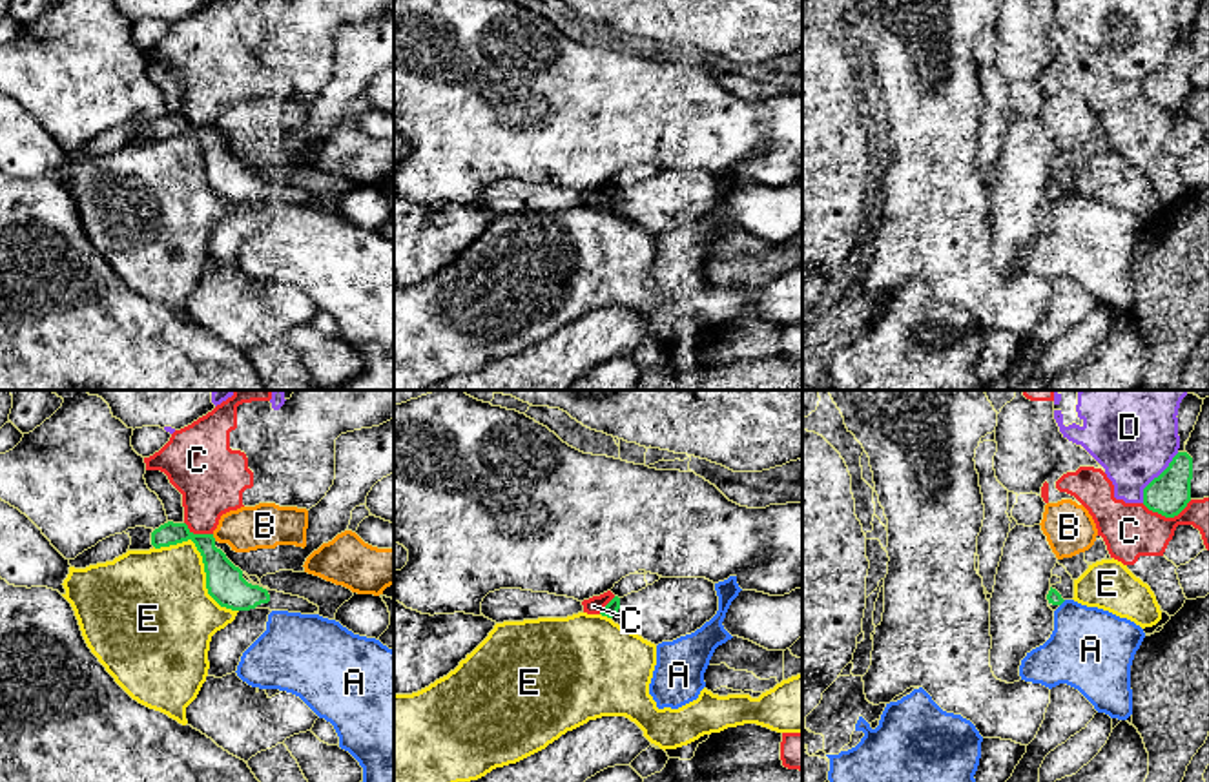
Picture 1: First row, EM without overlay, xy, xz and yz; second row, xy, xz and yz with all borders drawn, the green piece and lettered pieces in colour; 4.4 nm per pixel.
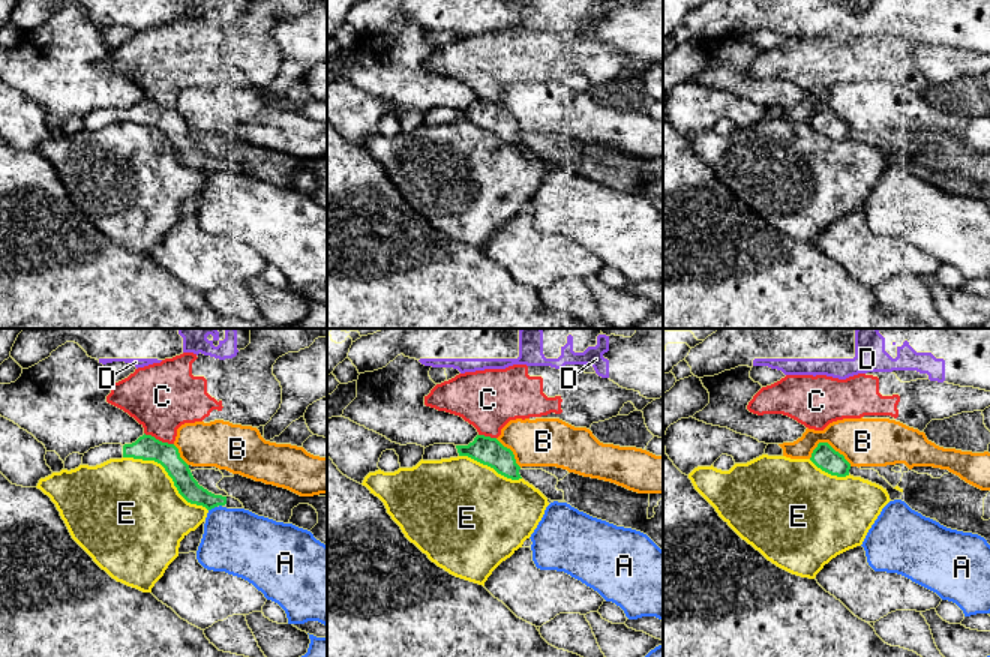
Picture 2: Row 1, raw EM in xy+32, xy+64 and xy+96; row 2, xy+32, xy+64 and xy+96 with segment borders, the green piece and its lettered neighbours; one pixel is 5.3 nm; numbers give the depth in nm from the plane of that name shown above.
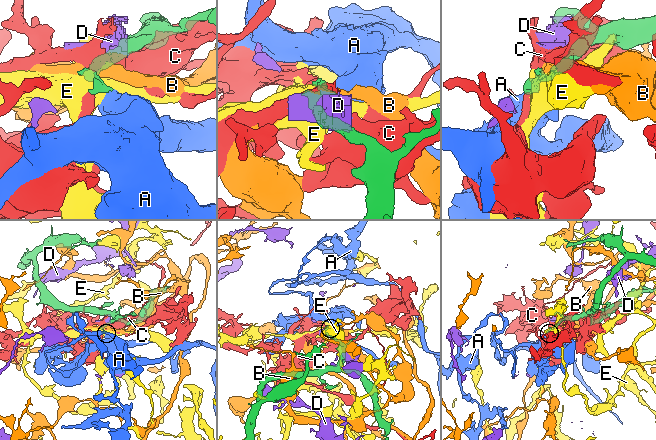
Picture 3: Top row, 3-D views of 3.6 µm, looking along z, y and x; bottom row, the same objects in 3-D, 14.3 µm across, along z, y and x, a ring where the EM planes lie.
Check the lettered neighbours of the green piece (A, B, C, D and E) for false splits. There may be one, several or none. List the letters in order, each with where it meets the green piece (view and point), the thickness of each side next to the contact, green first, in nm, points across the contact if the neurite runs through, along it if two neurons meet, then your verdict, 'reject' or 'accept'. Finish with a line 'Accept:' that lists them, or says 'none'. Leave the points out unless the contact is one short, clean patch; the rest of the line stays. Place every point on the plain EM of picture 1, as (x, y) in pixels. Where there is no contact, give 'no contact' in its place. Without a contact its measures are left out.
A: meets green in yz at (1062, 194); 60 nm thick on the green side, 360 nm on the other; border along yz (1065, 192), (1060, 197); reject
B: meets green in xy at (214, 130); 170 nm thick on the green side, 200 nm on the other; border along xy (212, 126), (216, 132); reject
C: meets green in yz at (1166, 108); 190 nm thick on the green side, 240 nm on the other; reject
D: meets green in yz at (1155, 70); 190 nm thick on the green side, 340 nm on the other; reject
E: meets green in xy at (203, 154); 170 nm thick on the green side, 420 nm on the other; reject
Accept: none

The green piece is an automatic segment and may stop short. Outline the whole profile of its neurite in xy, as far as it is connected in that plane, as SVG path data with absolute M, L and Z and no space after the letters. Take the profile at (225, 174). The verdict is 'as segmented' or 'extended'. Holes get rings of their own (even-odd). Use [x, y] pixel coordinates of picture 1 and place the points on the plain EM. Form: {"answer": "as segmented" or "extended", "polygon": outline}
{"answer": "extended", "polygon": "M168 113L151 124L155 140L191 131L202 148L208 186L232 202L270 201L301 206L319 204L319 199L305 190L263 180L253 175L226 146L215 139L213 126L193 126L186 115Z"}

